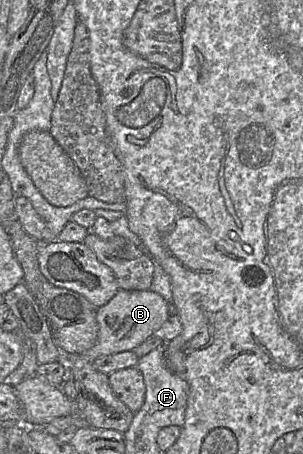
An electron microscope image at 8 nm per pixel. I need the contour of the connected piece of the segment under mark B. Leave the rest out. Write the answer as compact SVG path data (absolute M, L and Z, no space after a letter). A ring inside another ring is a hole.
M119 289L108 303L96 309L98 337L94 346L79 356L65 356L71 357L67 362L69 369L80 370L101 356L135 349L151 337L169 315L169 305L160 294L151 290Z

